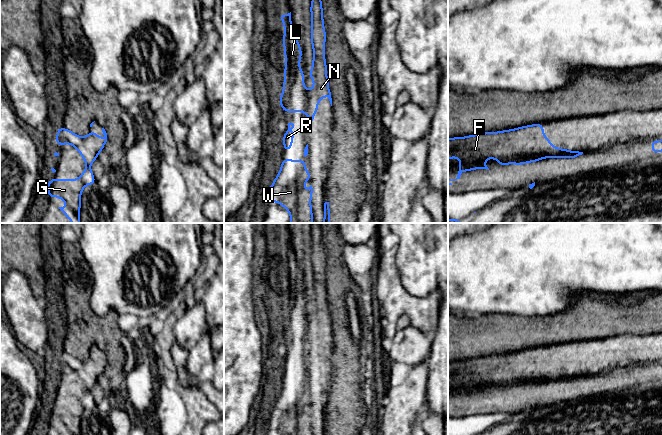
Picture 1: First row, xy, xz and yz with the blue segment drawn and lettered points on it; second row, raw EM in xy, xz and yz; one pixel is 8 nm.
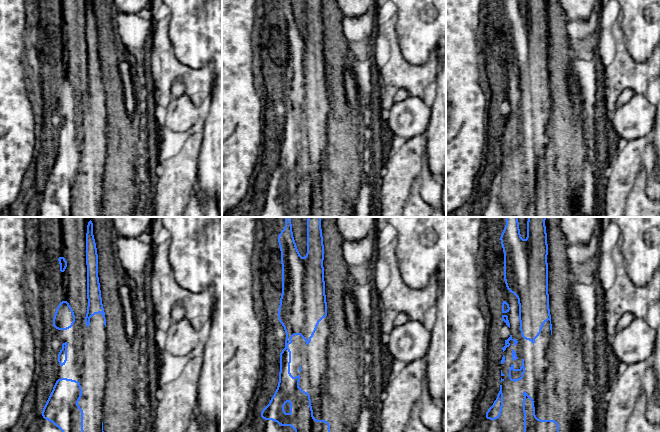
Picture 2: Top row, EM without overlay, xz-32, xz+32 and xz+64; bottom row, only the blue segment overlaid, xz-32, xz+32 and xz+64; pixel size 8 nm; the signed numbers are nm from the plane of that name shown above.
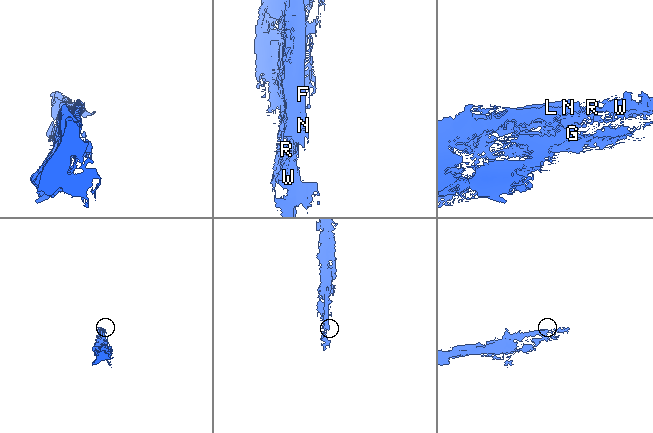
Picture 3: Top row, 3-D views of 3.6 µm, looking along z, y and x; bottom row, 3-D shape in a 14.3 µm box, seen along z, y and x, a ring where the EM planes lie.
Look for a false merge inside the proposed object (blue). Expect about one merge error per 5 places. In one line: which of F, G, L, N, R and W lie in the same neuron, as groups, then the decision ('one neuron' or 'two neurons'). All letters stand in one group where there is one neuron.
groups F G L N R W; one neuron

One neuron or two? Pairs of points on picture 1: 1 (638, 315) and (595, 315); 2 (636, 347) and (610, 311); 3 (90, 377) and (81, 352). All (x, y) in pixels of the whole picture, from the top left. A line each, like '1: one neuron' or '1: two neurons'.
1: one neuron
2: two neurons
3: two neurons

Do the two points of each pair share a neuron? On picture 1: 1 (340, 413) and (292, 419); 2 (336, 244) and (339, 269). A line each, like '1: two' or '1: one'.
1: two
2: one

